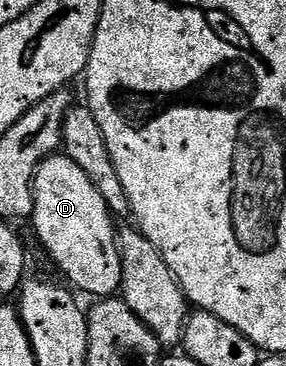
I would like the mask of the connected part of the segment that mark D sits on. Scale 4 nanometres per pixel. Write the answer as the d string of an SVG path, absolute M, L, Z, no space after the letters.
M58 152L40 162L33 173L33 230L42 248L49 253L50 260L69 277L68 285L78 286L85 294L94 294L92 297L97 300L116 295L121 289L121 257L117 251L117 230L113 222L114 215L109 213L103 196L99 196L95 184L87 180L75 160Z

